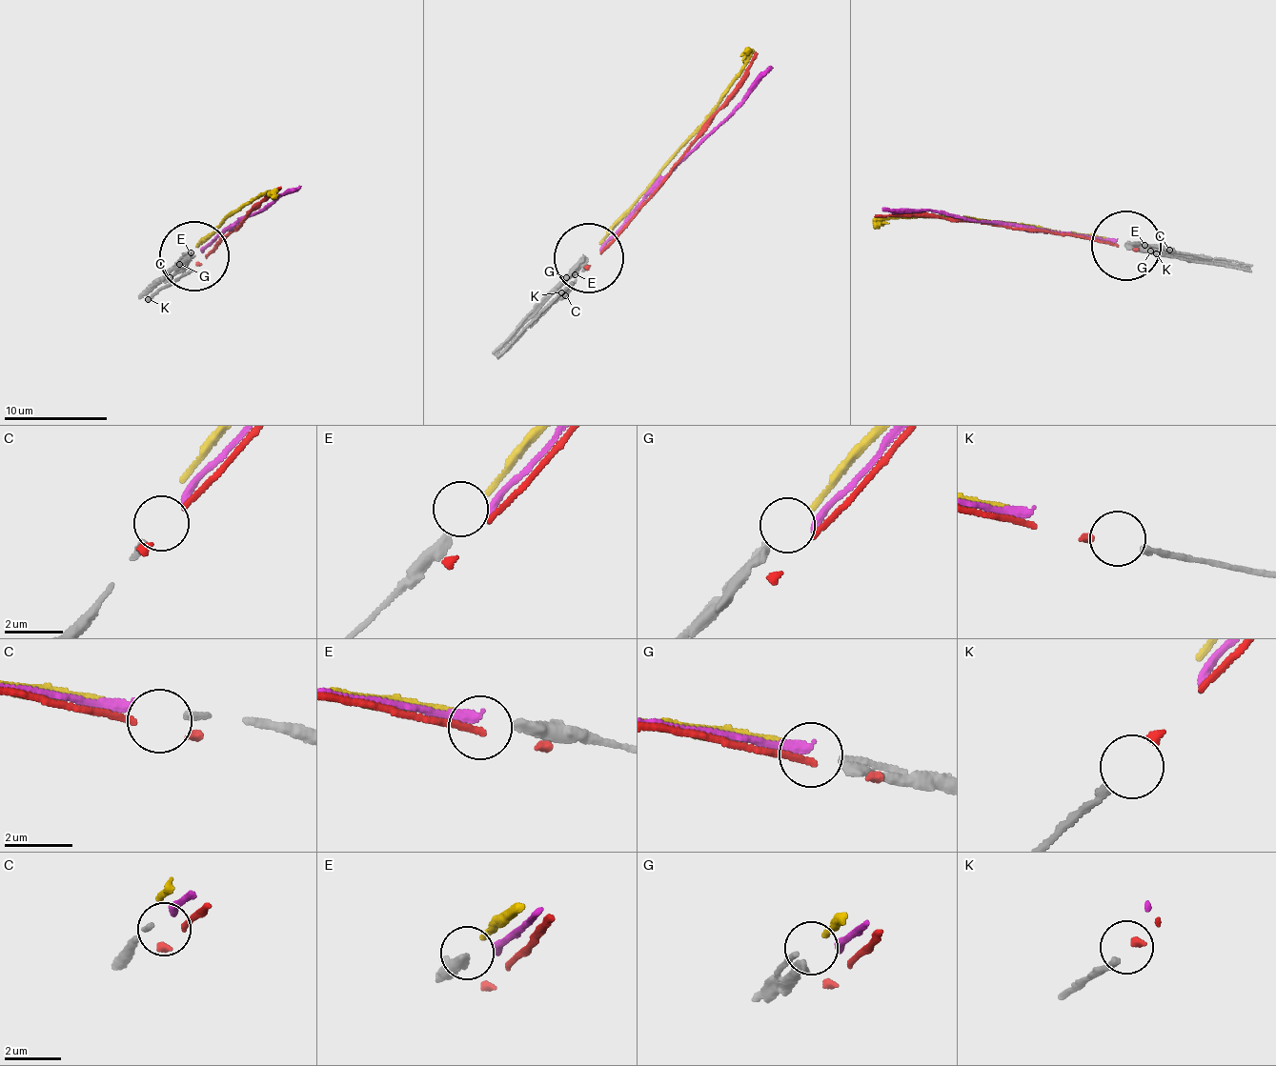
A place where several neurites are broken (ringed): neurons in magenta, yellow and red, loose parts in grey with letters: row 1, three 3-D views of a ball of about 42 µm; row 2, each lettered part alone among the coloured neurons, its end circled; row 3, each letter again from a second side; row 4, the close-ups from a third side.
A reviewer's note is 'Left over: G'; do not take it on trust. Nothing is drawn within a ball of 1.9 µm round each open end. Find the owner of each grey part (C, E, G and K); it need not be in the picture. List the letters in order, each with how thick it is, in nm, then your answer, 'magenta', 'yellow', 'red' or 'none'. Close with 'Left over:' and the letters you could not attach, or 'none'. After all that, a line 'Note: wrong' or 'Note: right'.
C: calibre 180 nm; magenta
E: calibre 400 nm; yellow
G: calibre 300 nm; none
K: calibre 220 nm; red
Left over: G
Note: right

